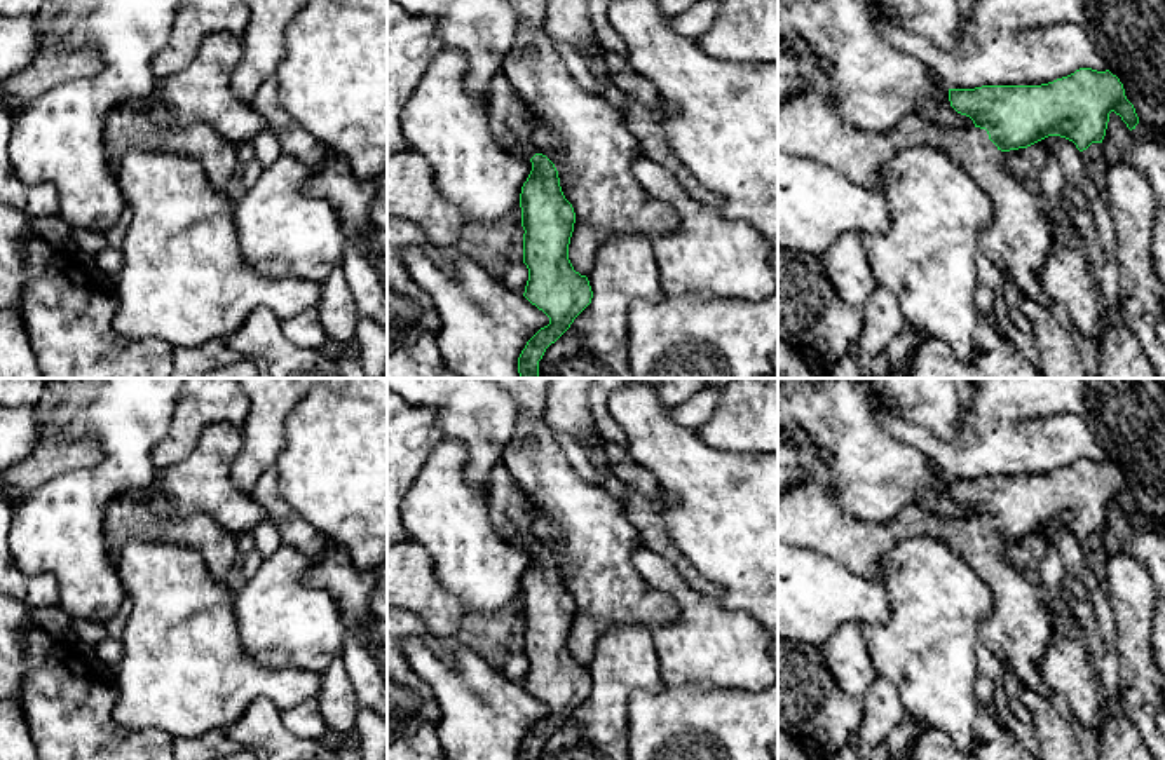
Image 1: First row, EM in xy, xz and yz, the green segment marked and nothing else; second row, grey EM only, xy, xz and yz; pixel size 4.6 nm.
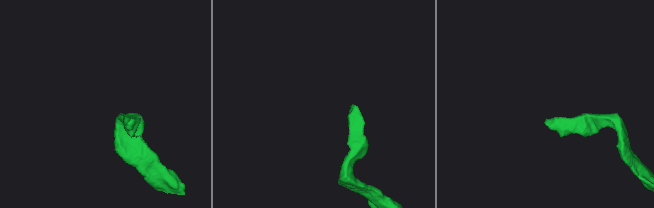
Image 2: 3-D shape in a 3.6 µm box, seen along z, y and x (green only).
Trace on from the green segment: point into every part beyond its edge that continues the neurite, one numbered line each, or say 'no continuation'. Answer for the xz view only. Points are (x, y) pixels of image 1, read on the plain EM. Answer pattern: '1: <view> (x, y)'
1: xz (511, 511)

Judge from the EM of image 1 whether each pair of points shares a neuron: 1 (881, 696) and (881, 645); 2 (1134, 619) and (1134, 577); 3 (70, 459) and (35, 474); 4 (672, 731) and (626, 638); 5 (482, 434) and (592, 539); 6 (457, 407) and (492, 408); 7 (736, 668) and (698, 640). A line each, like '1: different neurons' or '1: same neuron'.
1: different neurons
2: same neuron
3: same neuron
4: different neurons
5: different neurons
6: same neuron
7: same neuron

